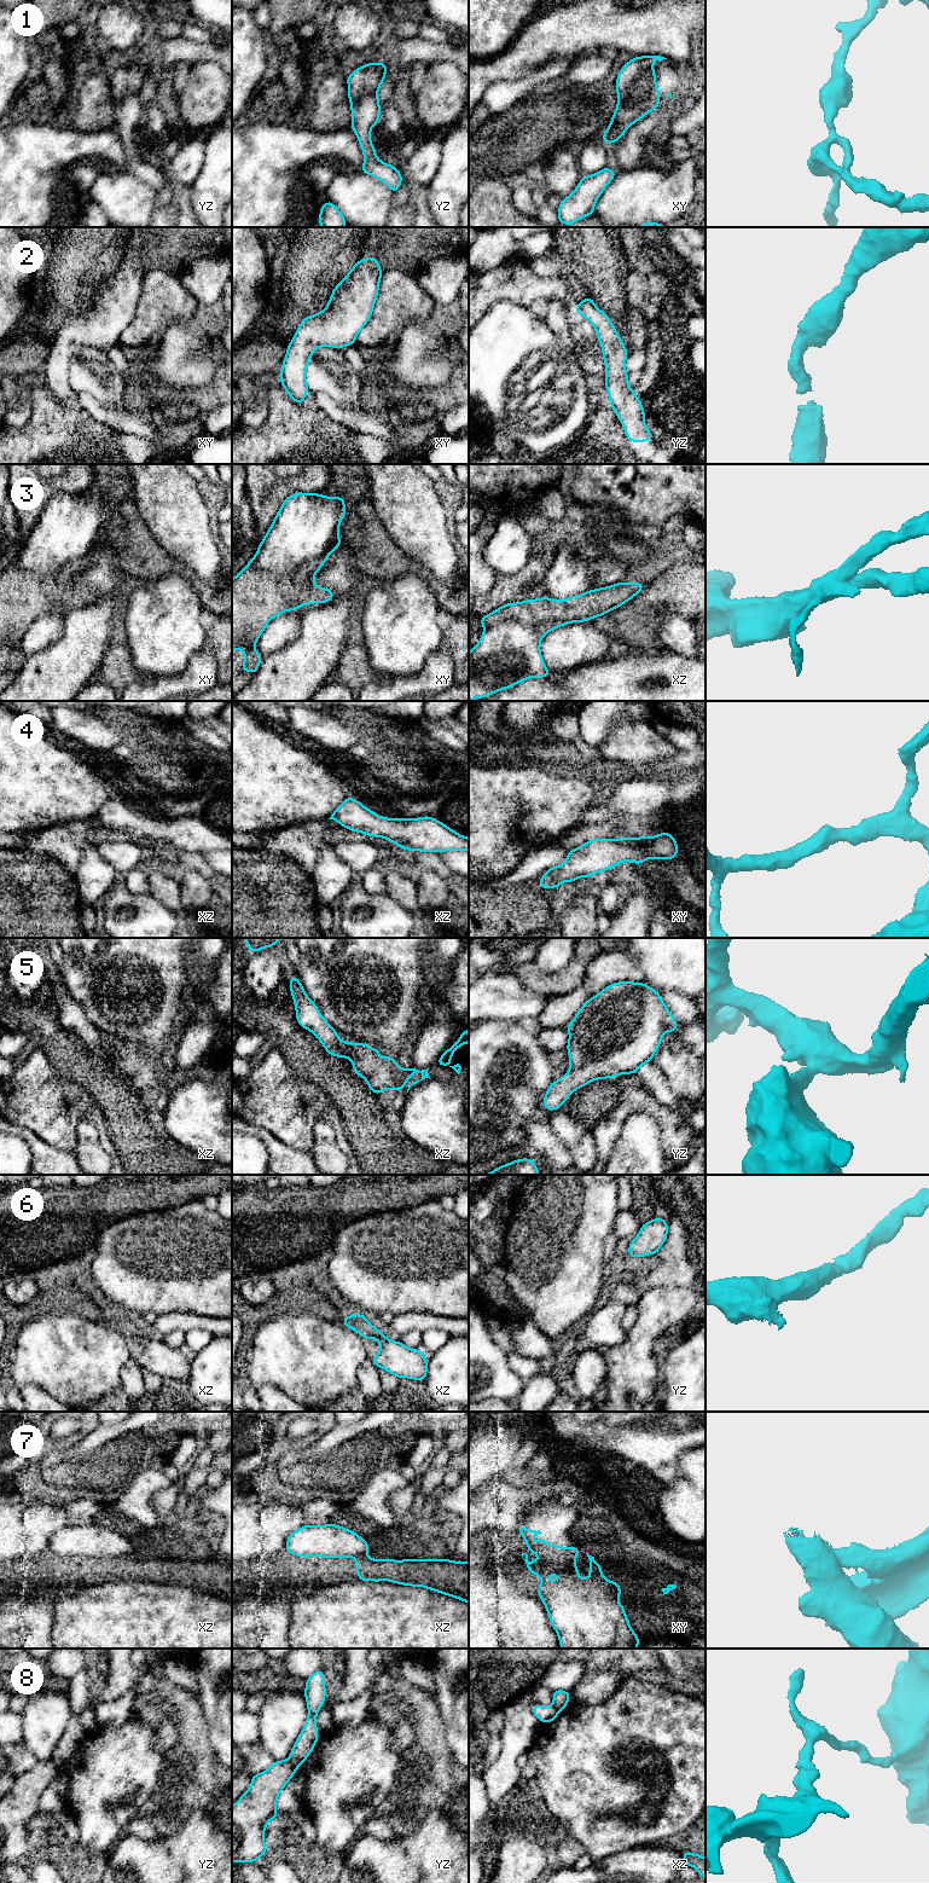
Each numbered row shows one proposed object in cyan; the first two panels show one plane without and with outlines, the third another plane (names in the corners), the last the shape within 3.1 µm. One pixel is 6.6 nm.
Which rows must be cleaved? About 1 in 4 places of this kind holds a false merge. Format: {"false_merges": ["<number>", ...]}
{"false_merges": ["3", "7", "8"]}

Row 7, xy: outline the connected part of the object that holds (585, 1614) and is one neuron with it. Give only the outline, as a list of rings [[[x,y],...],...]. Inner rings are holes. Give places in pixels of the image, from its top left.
[[[521,1525],[517,1531],[526,1540],[528,1549],[540,1557],[529,1563],[528,1554],[521,1554],[532,1575],[542,1578],[538,1587],[538,1594],[558,1635],[561,1649],[637,1649],[641,1640],[631,1628],[625,1609],[617,1600],[615,1592],[596,1581],[592,1575],[590,1578],[579,1577],[575,1562],[580,1549],[576,1546],[547,1545],[545,1537],[540,1537],[535,1545],[533,1536],[540,1535],[540,1530],[526,1529]]]

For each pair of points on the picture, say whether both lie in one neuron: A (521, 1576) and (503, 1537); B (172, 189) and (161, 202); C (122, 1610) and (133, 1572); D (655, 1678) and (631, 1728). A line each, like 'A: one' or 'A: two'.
A: one
B: one
C: two
D: two

